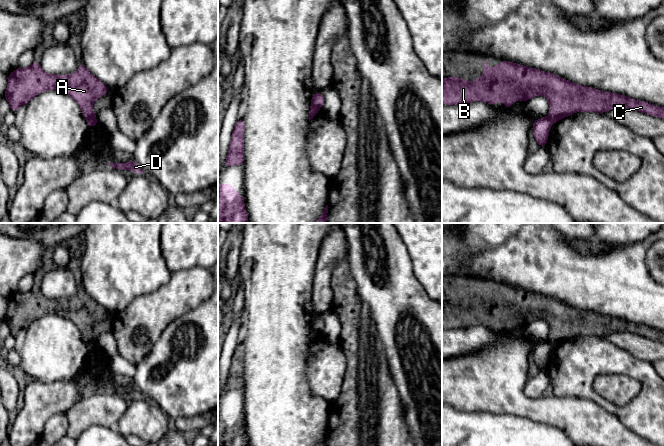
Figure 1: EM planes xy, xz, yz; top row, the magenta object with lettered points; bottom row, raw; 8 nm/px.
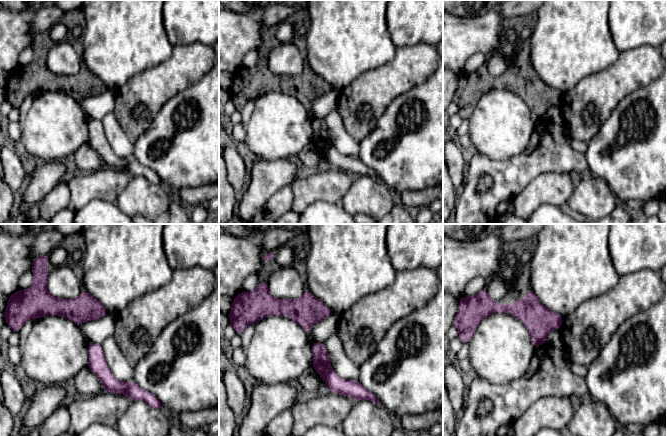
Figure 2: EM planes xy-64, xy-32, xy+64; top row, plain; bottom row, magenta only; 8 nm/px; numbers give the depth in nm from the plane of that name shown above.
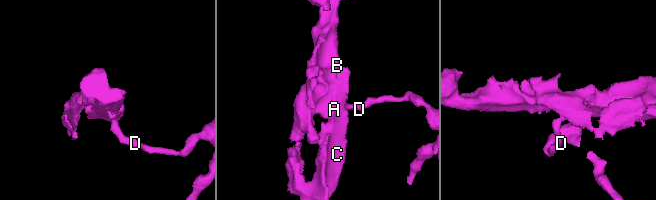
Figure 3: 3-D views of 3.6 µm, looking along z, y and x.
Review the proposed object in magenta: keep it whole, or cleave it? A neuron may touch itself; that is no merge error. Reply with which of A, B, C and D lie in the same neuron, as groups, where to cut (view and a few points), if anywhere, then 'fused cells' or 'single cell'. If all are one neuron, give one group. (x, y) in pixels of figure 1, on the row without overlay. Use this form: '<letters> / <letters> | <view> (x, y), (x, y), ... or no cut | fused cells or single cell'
A B C / D | xy (95, 341), (88, 345) | fused cells

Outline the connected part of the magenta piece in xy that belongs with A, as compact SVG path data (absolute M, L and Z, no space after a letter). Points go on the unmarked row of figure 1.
M34 285L28 292L17 292L8 298L8 310L4 322L9 326L10 333L16 336L36 319L46 314L62 313L79 328L87 345L96 342L93 326L106 319L109 313L83 287L79 287L76 298L47 298L39 286Z

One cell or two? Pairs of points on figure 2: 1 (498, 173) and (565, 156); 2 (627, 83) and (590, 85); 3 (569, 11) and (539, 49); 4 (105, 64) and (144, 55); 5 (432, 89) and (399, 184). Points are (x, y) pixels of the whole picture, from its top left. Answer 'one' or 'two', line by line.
1: one
2: one
3: one
4: one
5: one

